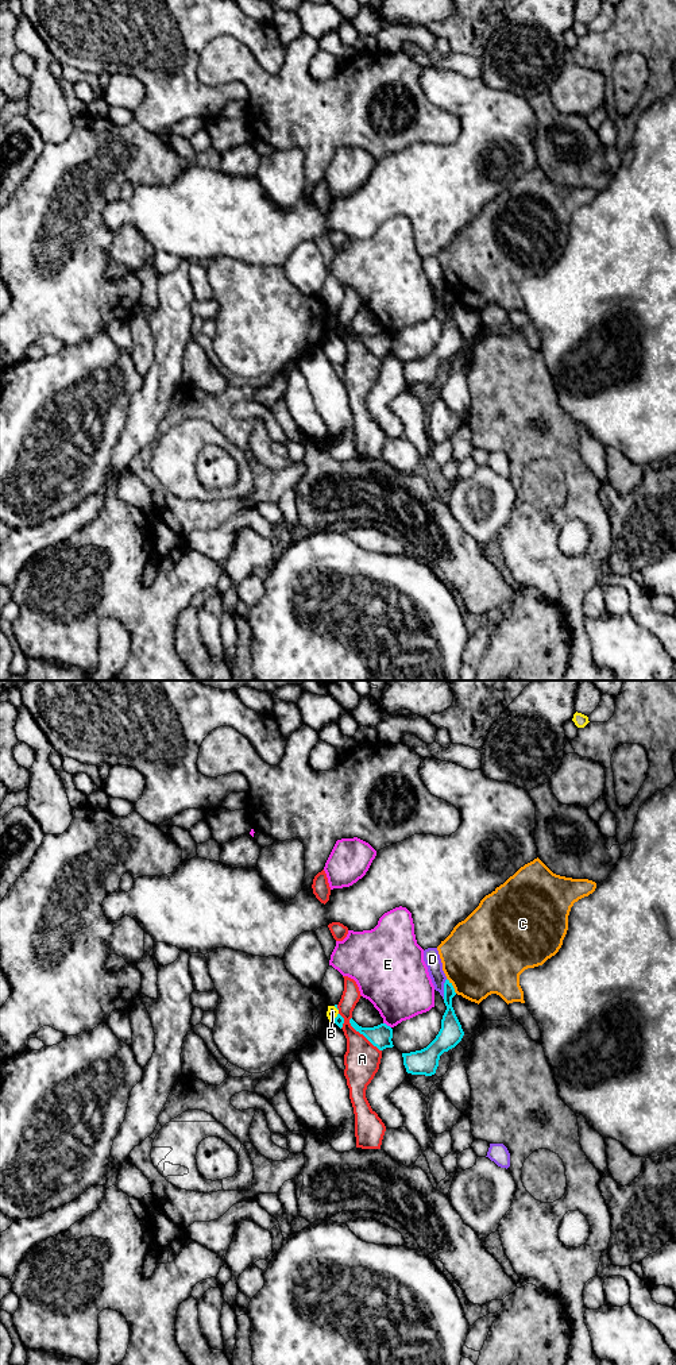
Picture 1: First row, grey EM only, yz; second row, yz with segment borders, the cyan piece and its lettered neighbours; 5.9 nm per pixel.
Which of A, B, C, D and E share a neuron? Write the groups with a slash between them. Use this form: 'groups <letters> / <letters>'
groups A / B D / C / E

